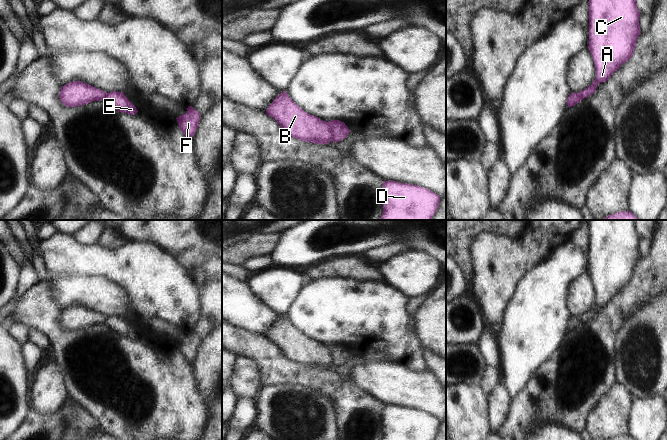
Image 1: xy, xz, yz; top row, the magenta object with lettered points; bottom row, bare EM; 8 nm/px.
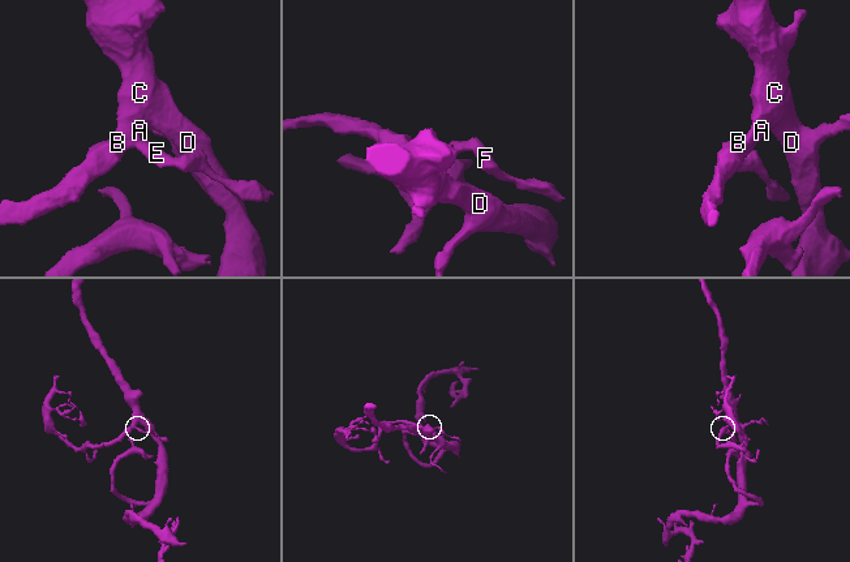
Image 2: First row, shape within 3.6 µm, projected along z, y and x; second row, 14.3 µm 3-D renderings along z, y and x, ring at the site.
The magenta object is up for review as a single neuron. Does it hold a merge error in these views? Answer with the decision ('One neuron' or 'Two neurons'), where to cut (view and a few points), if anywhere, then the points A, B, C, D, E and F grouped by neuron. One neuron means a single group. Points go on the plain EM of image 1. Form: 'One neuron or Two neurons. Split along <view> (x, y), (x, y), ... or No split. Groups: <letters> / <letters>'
Two neurons. Split along xz (327, 346), (332, 363). Groups: A B C D / E F.

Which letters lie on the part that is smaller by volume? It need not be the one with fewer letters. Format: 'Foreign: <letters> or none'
Foreign: E, F

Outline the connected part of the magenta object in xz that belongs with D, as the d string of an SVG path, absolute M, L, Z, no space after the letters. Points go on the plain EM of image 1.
M383 405L382 440L434 440L440 421L424 411Z

